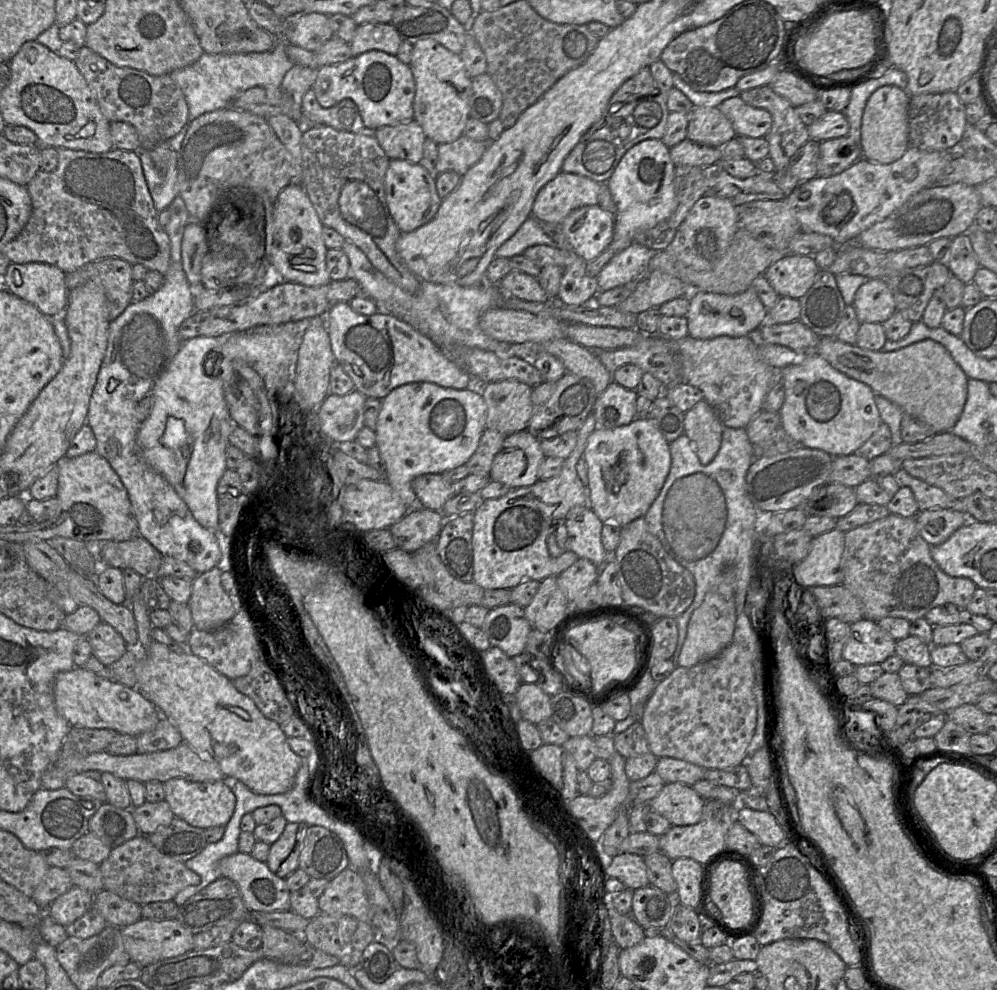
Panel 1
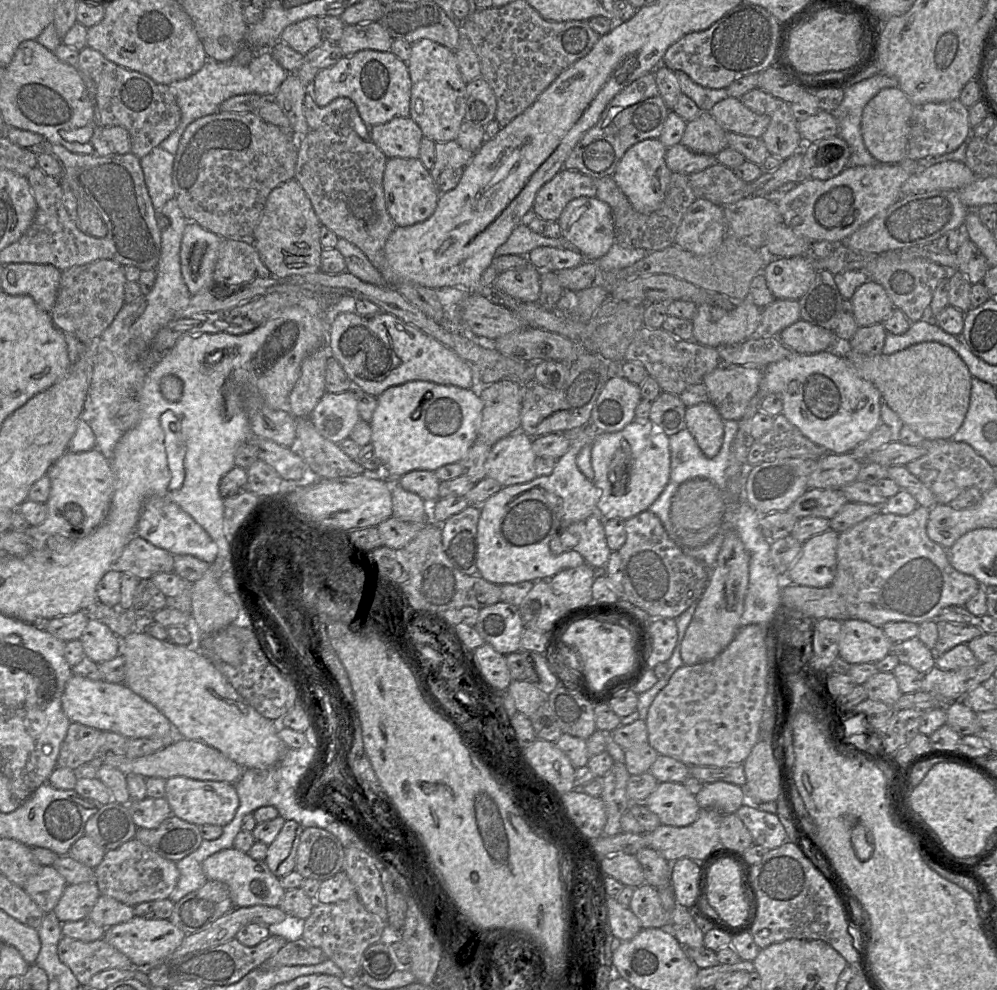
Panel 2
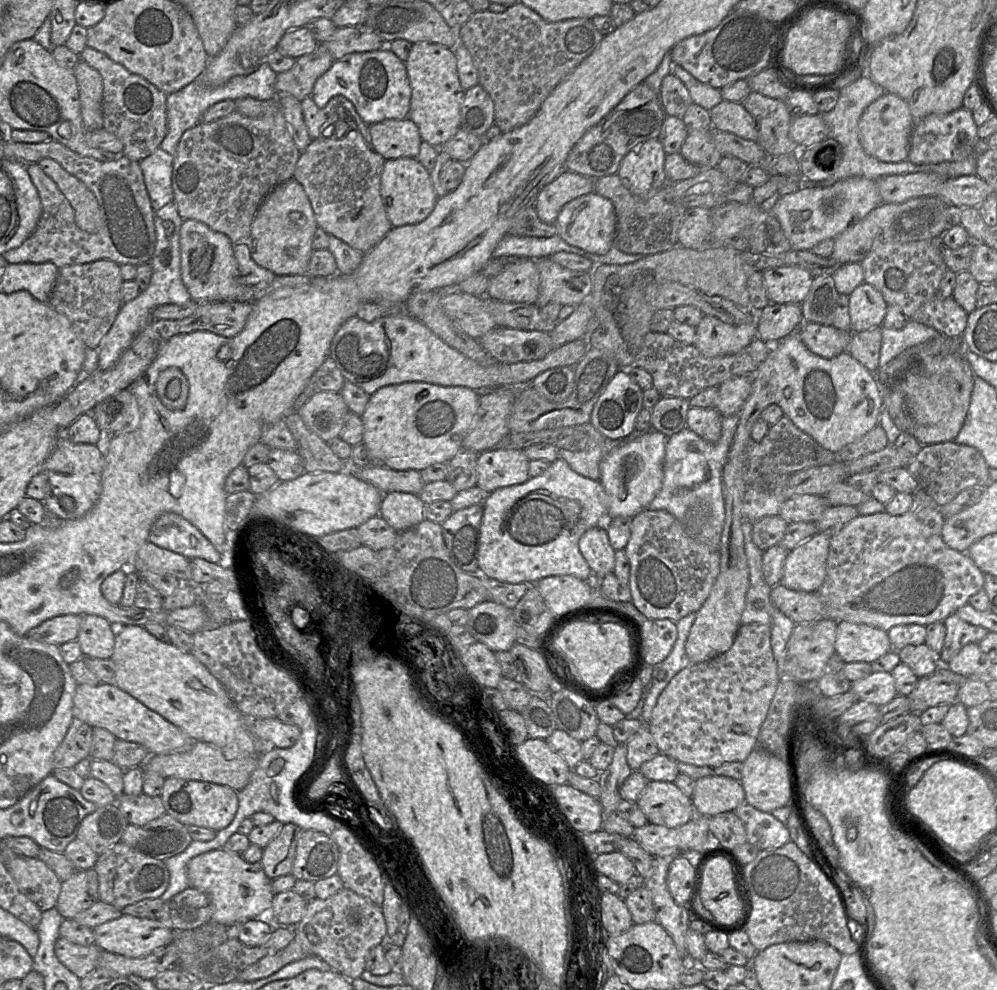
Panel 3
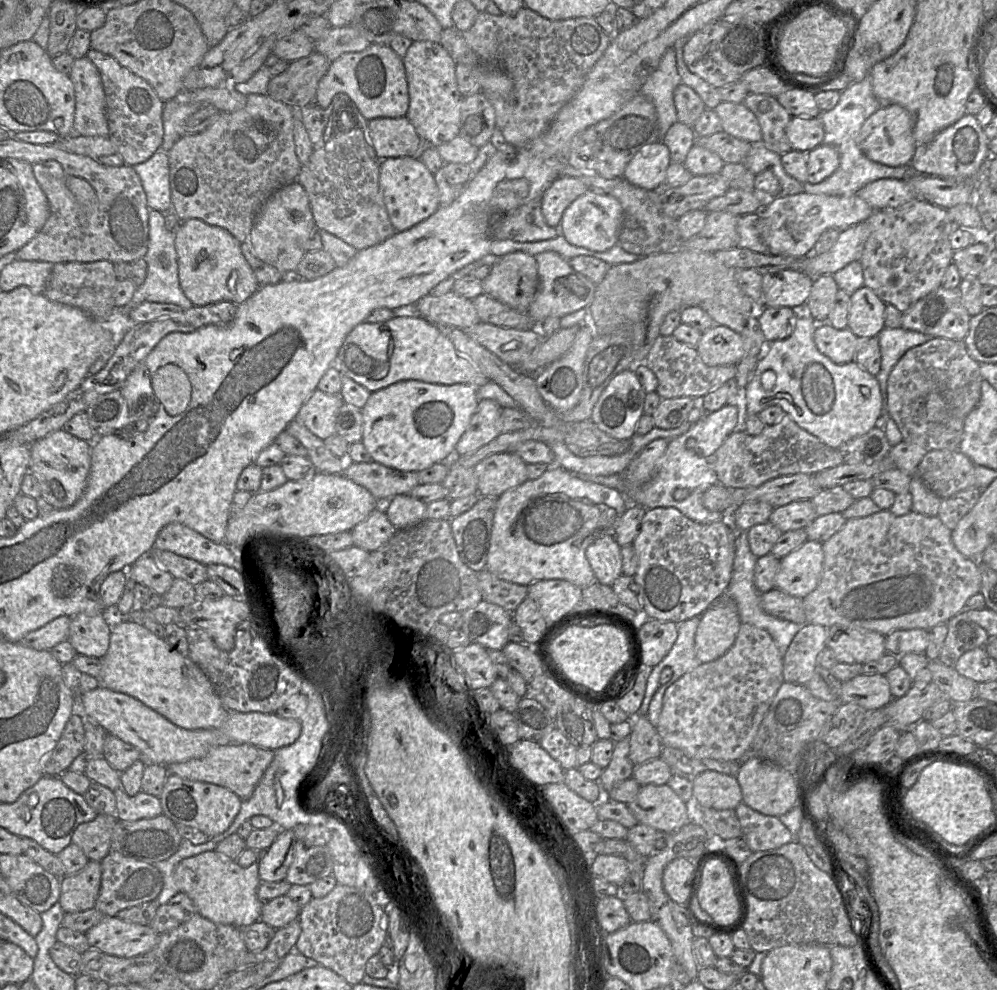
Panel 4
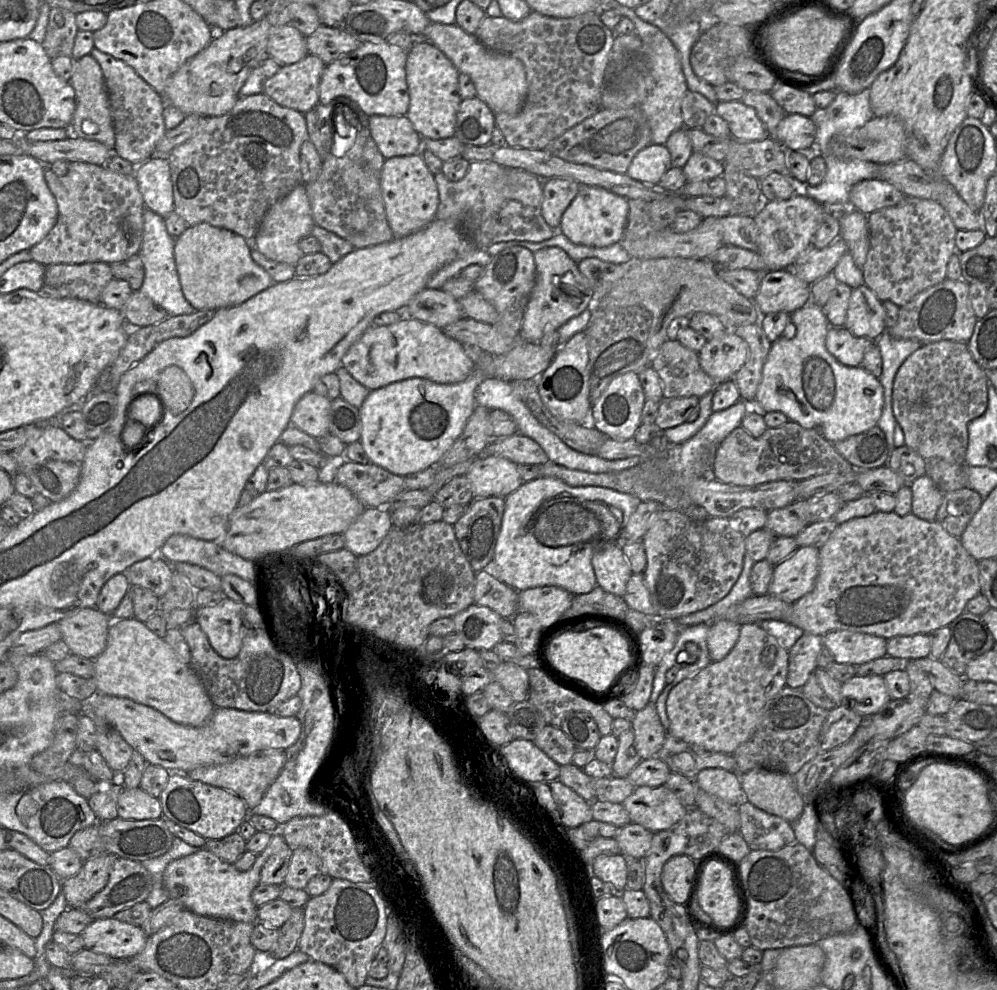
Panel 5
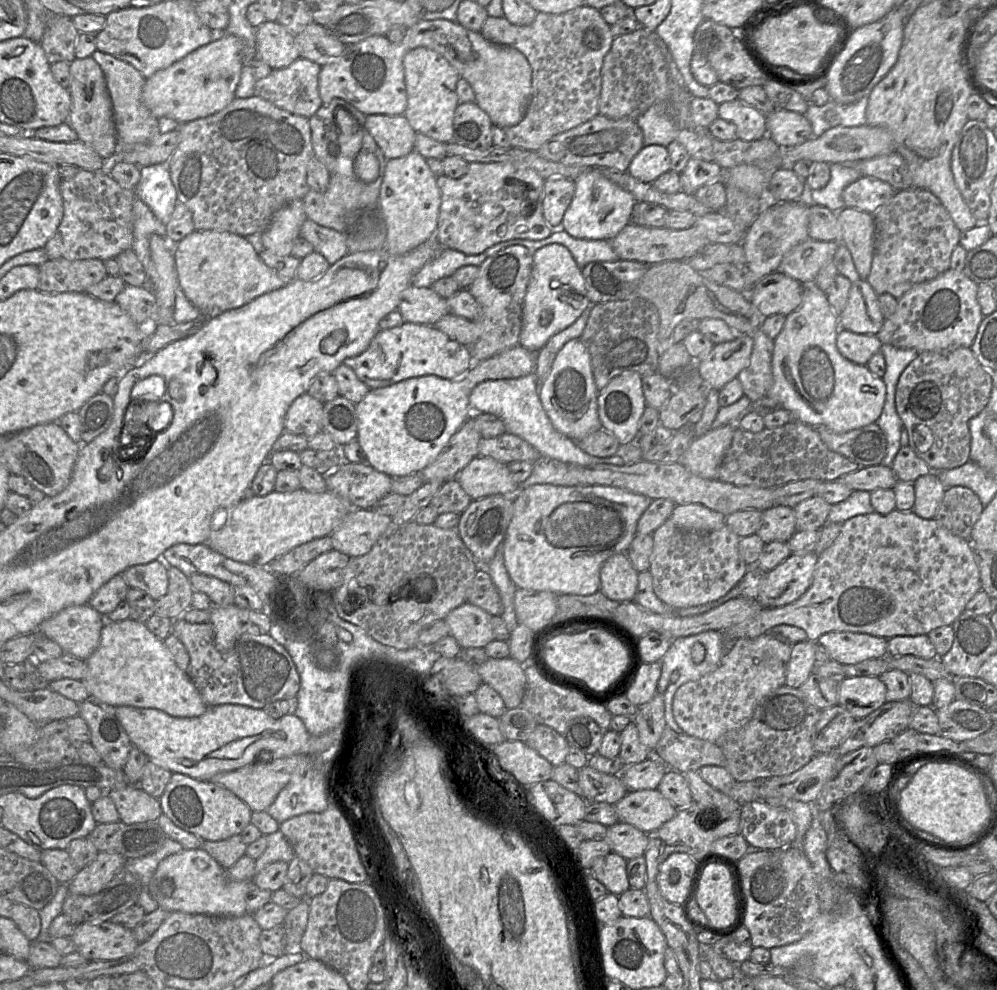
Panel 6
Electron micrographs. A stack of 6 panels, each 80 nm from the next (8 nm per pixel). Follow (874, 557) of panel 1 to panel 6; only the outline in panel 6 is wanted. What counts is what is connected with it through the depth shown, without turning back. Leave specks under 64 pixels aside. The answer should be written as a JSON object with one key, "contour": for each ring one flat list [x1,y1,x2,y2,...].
{"contour":[[894,509,887,515,881,515,874,511,871,514,857,515,843,522,841,531,834,542,818,555,811,585,799,599,782,607,761,609,755,616,727,628,723,633,725,637,733,639,756,638,764,633,770,632,775,626,787,624,802,628,807,634,808,640,814,642,816,642,821,635,829,632,867,633,885,639,890,639,895,636,927,635,933,629,951,625,955,619,963,613,968,601,981,589,980,571,975,562,974,548,969,540,962,539,952,534,934,518,922,519,918,517,912,510,909,512,901,512]]}

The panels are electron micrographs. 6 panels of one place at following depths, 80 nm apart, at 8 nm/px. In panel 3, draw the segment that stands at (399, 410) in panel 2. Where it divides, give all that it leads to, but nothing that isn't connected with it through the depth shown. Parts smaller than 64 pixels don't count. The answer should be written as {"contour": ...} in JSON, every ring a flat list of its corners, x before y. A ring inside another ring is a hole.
{"contour":[[417,381,384,386,370,395,360,416,362,442,375,463,393,470,421,471,435,463,447,463,462,449,462,441,475,422,479,397,463,386],[390,492,383,495,379,515,399,533,425,519,425,506,416,494]]}

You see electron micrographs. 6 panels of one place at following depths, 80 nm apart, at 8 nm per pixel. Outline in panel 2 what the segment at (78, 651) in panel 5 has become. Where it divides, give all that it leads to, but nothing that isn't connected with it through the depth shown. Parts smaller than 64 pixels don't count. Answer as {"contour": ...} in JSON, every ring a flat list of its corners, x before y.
{"contour":[[90,619,81,637,85,657,99,664,114,659,120,653,121,638,106,624]]}

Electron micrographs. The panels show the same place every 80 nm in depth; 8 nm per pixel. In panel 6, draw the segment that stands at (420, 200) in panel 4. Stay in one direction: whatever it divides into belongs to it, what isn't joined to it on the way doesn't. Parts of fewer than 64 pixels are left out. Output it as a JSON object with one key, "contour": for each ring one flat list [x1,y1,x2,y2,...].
{"contour":[[415,150,386,163,378,198,378,212,386,227,385,250,392,255,404,255,434,238,441,206,437,177,426,159]]}

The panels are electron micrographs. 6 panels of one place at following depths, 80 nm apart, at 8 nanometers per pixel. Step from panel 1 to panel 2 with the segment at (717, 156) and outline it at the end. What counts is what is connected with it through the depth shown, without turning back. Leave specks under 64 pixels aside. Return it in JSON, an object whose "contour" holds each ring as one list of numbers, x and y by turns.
{"contour":[[678,143,667,148,665,161,668,169,672,173,691,175,715,164,717,157,693,152,682,143]]}

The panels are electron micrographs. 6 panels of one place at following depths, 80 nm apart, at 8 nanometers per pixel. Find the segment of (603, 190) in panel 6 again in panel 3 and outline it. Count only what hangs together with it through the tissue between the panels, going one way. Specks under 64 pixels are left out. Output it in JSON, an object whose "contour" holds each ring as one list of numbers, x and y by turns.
{"contour":[[595,191,565,204,555,221,558,235,569,245,591,254,604,255,614,245,616,216,612,202]]}

